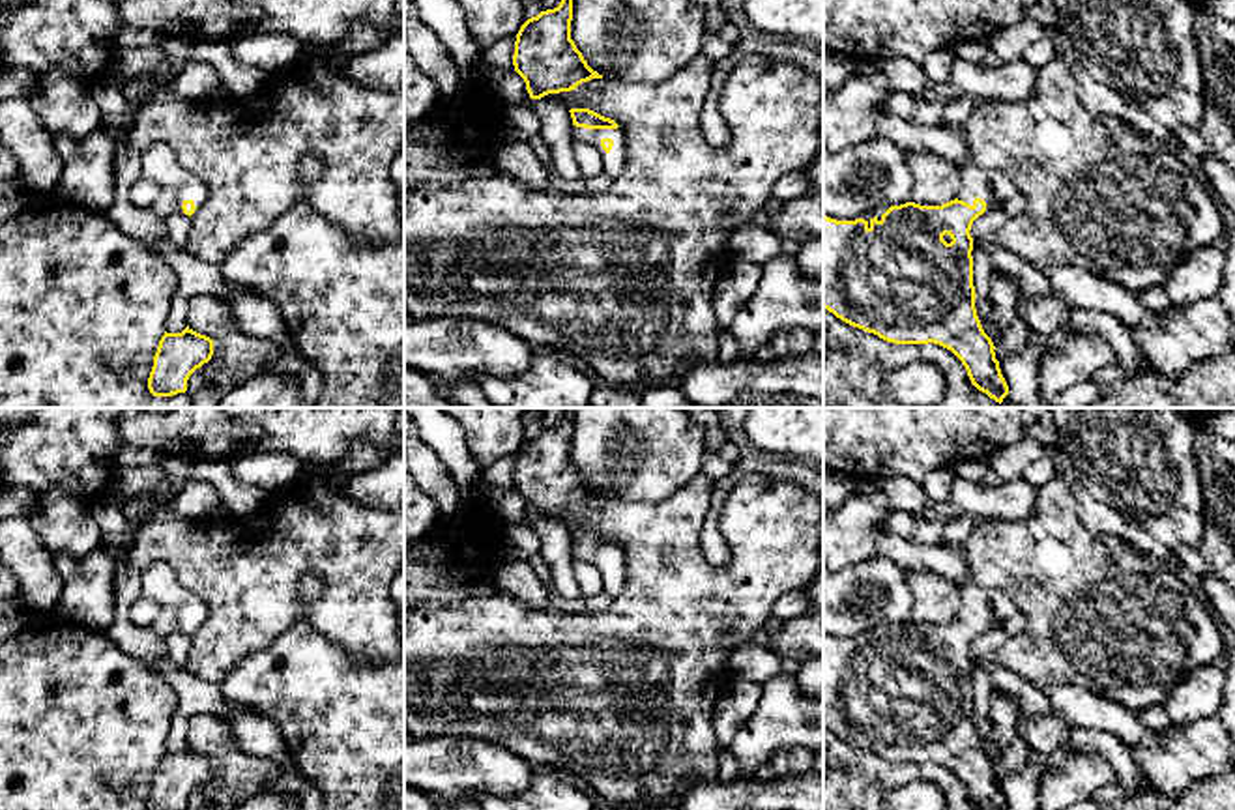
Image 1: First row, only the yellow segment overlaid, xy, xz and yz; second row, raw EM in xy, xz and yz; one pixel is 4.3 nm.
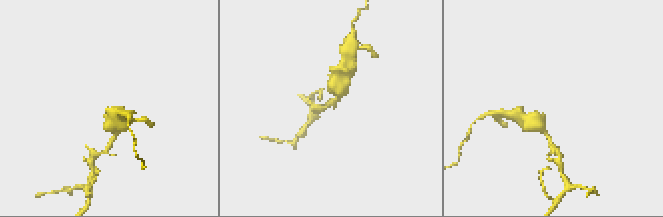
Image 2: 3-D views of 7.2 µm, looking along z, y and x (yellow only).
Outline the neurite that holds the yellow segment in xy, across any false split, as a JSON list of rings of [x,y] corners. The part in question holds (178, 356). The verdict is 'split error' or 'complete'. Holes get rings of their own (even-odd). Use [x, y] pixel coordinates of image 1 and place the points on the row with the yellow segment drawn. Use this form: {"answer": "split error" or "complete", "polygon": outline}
{"answer": "complete", "polygon": [[[189,325],[182,333],[161,337],[148,378],[153,397],[172,397],[187,391],[189,376],[213,355],[213,340],[193,331]]]}

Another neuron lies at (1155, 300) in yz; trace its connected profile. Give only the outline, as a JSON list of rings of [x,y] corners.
[[[1162,286],[1143,290],[1141,294],[1138,294],[1138,297],[1143,309],[1153,312],[1162,312],[1171,305]]]

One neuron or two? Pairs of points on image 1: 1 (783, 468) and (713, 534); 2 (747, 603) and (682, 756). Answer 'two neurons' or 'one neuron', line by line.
1: one neuron
2: one neuron

